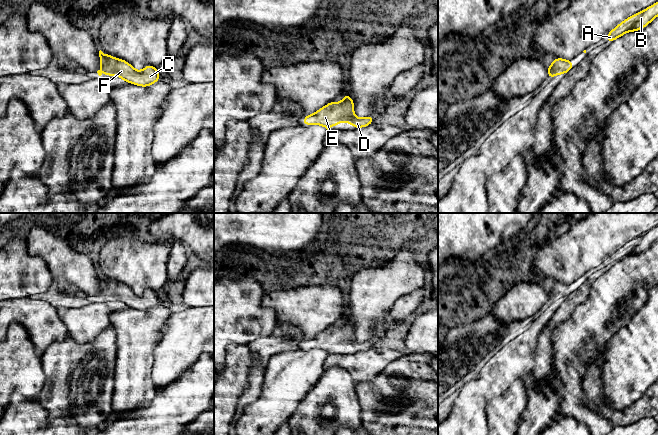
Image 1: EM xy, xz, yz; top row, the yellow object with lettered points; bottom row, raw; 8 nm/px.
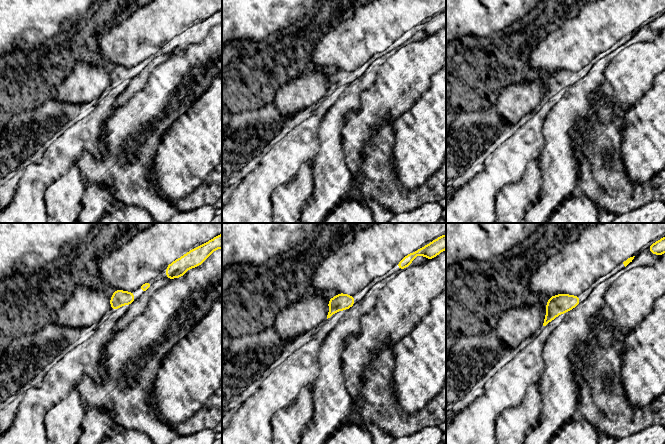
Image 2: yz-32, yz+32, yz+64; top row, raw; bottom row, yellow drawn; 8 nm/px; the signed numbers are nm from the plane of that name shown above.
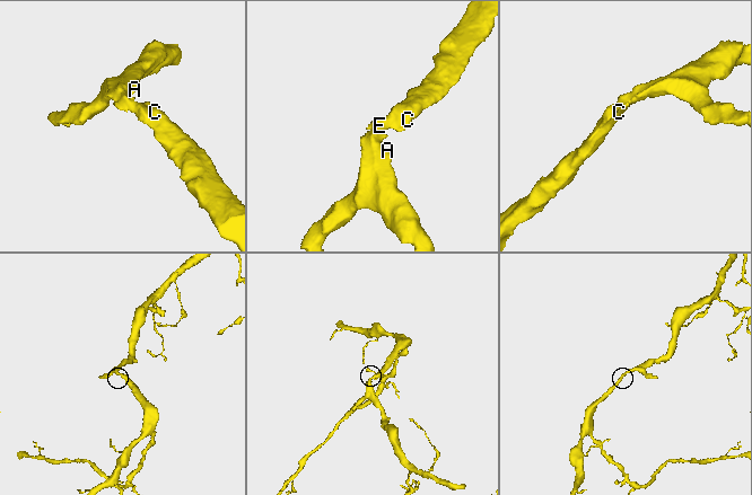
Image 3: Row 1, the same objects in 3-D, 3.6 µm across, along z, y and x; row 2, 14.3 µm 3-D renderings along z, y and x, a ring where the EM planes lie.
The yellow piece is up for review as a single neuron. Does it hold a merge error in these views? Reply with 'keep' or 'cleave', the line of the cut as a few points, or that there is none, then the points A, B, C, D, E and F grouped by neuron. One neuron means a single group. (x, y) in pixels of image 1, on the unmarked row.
keep; cut none; groups A B C D E F

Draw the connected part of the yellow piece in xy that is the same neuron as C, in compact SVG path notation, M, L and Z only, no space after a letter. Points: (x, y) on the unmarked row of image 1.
M101 274L99 281L101 289L101 293L97 295L99 300L104 296L107 300L118 300L127 307L142 311L148 311L160 304L157 292L152 289L147 289L142 295L137 295L127 285L106 279Z

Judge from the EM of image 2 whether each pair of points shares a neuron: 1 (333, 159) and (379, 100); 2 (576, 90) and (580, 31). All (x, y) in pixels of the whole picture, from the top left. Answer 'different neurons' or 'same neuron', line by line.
1: different neurons
2: different neurons

